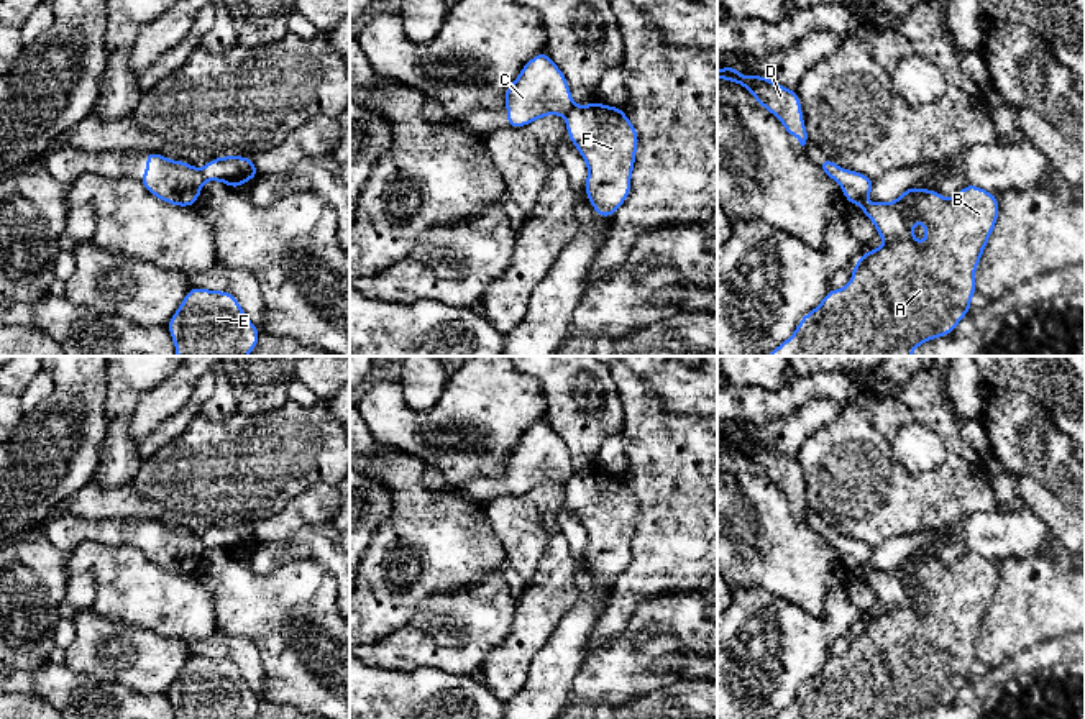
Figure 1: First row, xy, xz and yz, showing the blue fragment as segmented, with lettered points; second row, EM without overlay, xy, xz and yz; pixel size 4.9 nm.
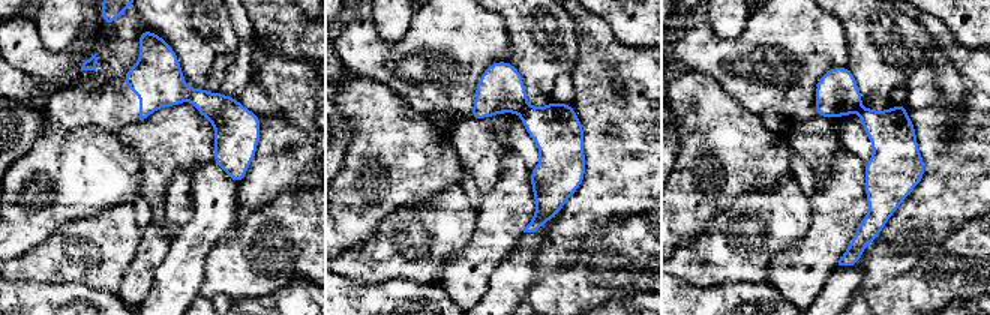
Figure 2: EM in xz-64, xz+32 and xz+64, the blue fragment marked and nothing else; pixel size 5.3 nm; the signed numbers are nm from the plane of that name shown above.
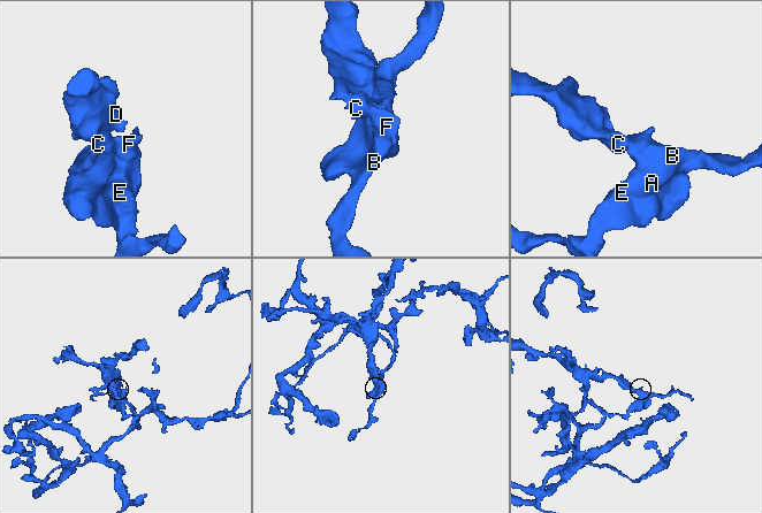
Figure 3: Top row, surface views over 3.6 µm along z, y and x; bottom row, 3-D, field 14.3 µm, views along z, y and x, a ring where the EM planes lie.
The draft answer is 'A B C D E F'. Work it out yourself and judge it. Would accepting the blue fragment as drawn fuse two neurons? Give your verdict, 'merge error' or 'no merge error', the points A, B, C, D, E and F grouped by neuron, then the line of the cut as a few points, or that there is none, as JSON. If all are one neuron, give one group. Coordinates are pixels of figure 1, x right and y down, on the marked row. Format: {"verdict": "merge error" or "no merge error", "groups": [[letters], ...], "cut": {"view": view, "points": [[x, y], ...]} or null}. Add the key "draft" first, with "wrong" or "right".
{"draft": "wrong", "verdict": "merge error", "groups": [["A", "B", "E", "F"], ["C", "D"]], "cut": {"view": "xy", "points": [[199, 169], [204, 181]]}}

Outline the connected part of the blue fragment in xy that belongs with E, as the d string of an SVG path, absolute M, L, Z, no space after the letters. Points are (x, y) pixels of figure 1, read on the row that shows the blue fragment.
M190 287L167 322L177 356L248 356L259 330L227 291Z

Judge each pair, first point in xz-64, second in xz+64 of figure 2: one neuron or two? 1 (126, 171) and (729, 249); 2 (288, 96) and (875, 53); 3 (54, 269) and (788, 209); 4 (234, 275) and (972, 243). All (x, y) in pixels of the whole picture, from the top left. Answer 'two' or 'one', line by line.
1: two
2: two
3: one
4: one

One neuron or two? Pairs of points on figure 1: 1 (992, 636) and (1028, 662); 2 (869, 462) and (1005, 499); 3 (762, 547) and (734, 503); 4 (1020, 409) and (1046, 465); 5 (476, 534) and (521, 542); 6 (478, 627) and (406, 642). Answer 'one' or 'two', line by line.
1: two
2: two
3: one
4: one
5: two
6: one

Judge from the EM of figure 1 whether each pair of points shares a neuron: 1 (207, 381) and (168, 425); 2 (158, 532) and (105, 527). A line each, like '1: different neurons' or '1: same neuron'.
1: same neuron
2: same neuron

